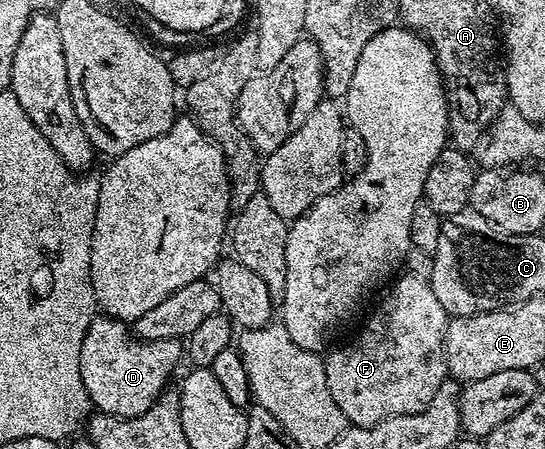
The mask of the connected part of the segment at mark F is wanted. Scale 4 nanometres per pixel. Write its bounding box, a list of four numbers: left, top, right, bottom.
[323,275,450,427]

